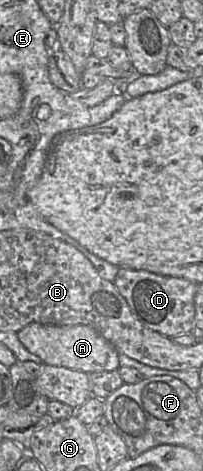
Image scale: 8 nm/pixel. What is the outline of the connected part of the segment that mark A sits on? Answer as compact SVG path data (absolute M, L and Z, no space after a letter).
M31 323L18 331L17 336L28 351L49 365L86 373L114 371L121 367L119 353L115 347L88 325L60 326Z

